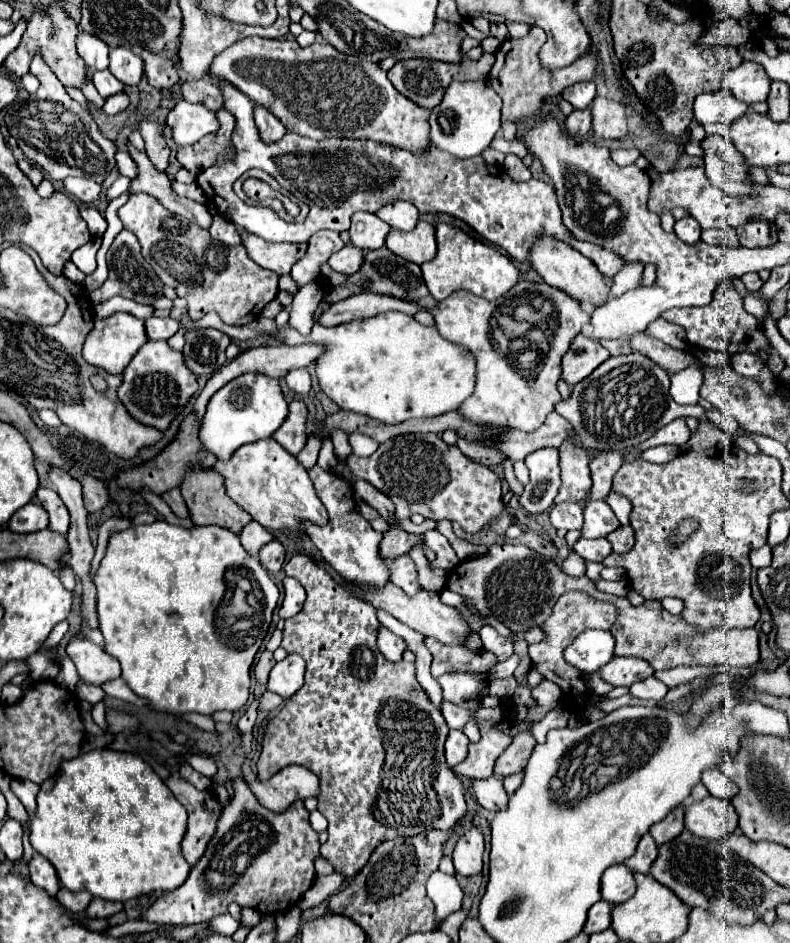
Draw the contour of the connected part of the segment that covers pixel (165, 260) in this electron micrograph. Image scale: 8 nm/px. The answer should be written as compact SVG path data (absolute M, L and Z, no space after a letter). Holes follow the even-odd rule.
M129 196L129 200L119 208L119 218L123 226L139 238L143 258L153 266L163 284L175 288L177 296L187 300L187 312L193 320L217 312L225 324L243 326L257 320L263 306L277 296L279 276L257 266L241 244L229 248L227 244L213 240L209 230L183 220L183 216L167 212L167 208L163 208L153 196ZM253 308L255 316L249 316Z

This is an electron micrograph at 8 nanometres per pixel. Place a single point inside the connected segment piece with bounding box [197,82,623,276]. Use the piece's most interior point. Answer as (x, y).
(336, 178)

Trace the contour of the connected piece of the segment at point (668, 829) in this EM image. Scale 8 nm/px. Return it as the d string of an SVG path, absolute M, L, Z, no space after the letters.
M683 806L675 808L661 822L651 826L649 832L651 832L651 836L653 836L657 846L661 846L661 844L665 844L665 842L669 842L669 840L673 840L675 836L681 834L681 830L685 828L685 824L683 824L683 812L685 812Z

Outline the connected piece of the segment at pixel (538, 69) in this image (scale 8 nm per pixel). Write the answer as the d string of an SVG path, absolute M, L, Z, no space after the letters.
M531 28L525 38L519 40L505 40L497 52L495 52L495 64L489 72L489 82L493 90L501 96L503 100L503 120L519 122L521 118L533 116L541 110L541 104L547 96L559 96L563 88L591 80L597 74L597 36L593 36L593 46L591 50L583 56L583 60L577 60L573 64L563 68L563 70L545 70L539 60L539 44L543 44L545 32L541 28Z

